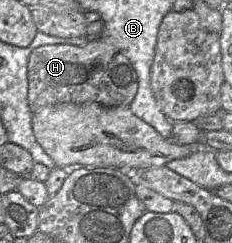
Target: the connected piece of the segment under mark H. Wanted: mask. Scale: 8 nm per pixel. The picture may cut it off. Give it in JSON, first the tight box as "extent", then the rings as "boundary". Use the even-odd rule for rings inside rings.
{"extent":[28,39,138,114],"boundary":[[[101,39],[91,40],[84,46],[44,45],[34,49],[28,60],[28,104],[34,114],[40,108],[59,103],[82,104],[97,102],[105,107],[126,107],[138,90],[138,77],[129,59],[122,51]]]}

